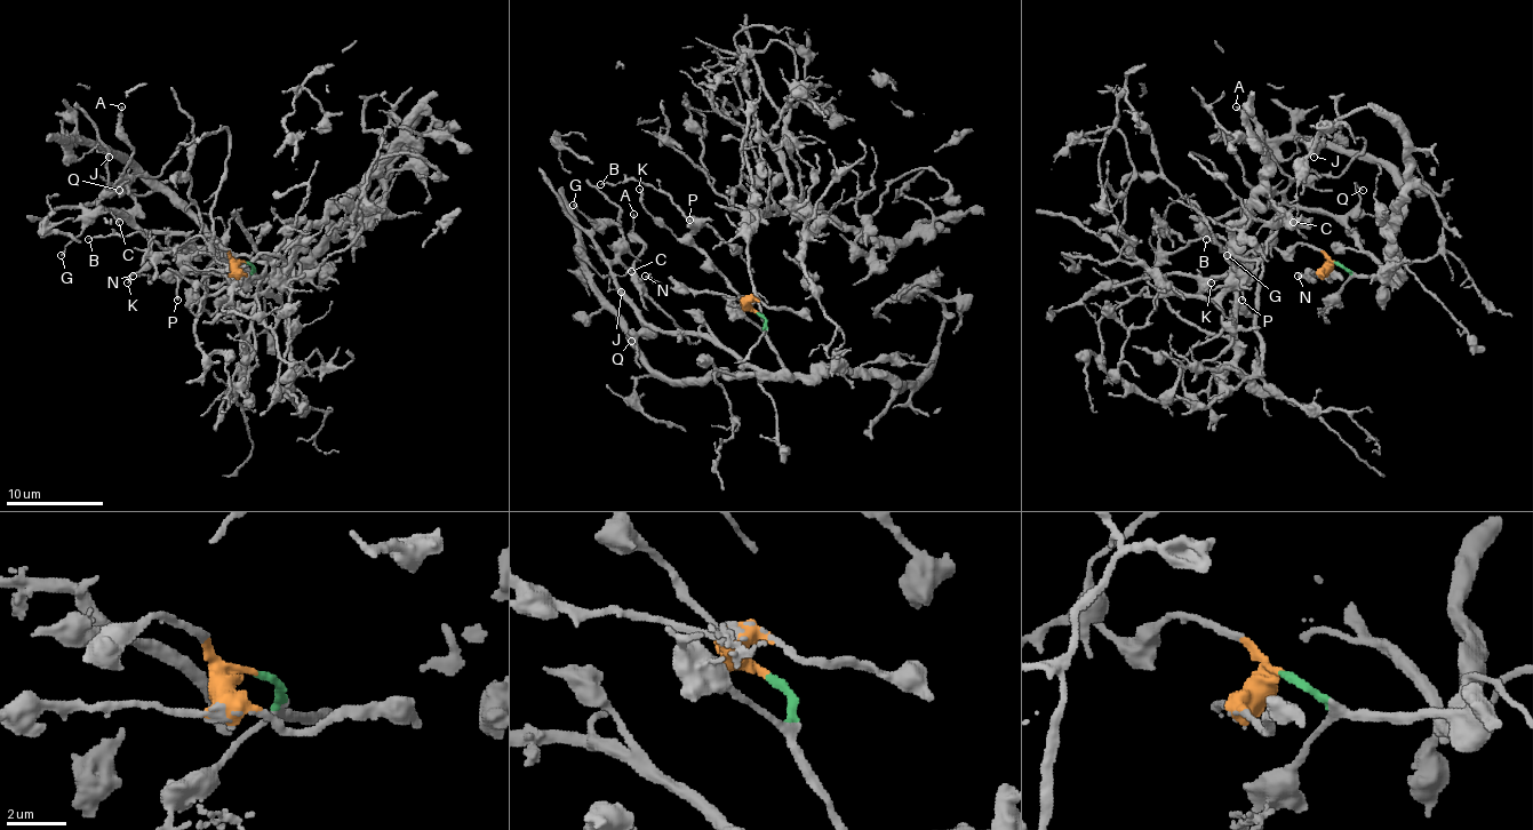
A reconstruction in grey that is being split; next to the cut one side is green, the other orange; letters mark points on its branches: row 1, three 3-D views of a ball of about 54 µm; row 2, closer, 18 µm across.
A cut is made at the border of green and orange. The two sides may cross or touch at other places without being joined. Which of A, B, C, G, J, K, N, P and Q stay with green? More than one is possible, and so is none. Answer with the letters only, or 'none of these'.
A, C, G, J, Q

